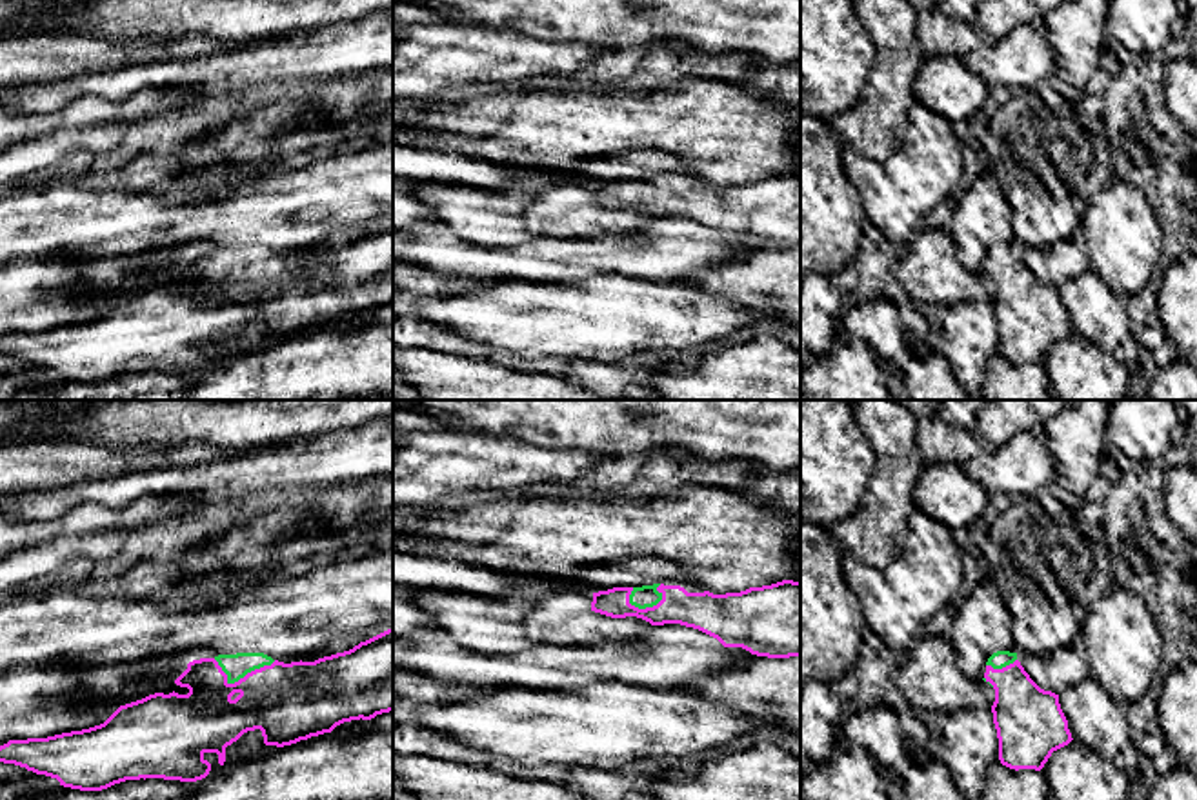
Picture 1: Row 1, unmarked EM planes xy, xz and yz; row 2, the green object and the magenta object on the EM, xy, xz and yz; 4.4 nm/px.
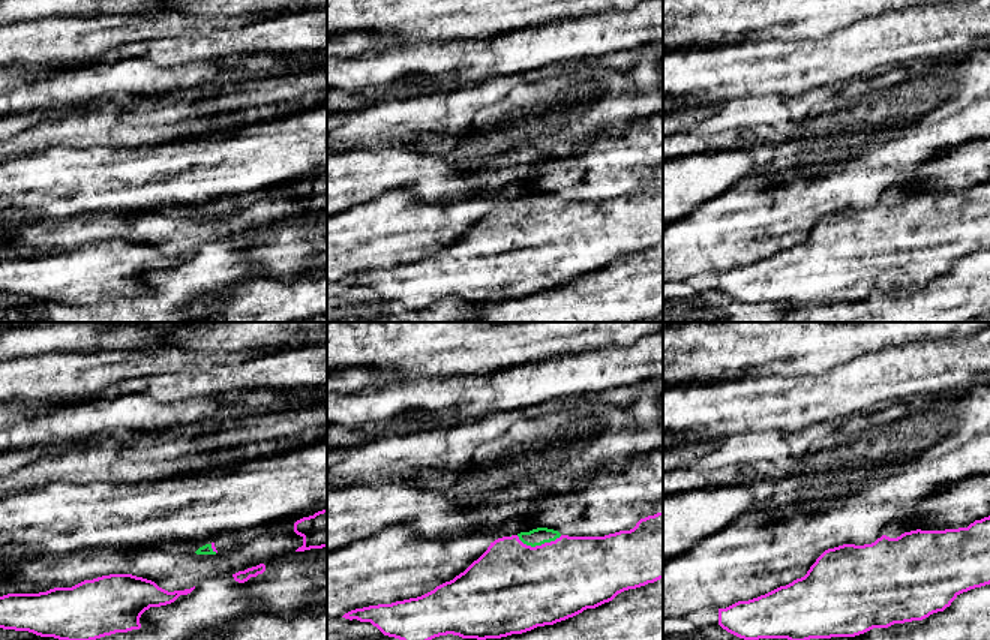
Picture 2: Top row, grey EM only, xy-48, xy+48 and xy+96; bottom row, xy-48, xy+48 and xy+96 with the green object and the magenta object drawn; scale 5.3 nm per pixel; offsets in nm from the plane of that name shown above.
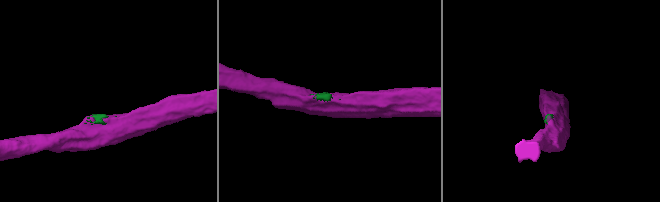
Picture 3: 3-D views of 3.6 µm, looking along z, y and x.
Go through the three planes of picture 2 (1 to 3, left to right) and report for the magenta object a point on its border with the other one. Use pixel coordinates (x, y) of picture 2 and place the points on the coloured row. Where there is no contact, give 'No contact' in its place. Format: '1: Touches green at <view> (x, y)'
1: Touches green at xy-48 (212, 549)
2: Touches green at xy+48 (539, 544)
3: No contact

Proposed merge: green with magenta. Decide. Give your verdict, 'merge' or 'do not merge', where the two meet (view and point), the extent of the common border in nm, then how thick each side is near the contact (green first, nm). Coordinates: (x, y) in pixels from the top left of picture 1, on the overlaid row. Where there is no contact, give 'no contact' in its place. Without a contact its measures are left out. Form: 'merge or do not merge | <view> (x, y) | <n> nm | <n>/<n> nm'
merge | xy (241, 677) | 280 nm | 110/360 nm

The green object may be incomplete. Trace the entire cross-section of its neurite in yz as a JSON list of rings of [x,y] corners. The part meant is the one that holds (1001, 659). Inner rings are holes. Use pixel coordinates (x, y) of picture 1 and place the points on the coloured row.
[[[993,653],[982,680],[995,689],[991,713],[1002,765],[1041,771],[1053,751],[1073,740],[1059,695],[1041,689],[1017,653]]]

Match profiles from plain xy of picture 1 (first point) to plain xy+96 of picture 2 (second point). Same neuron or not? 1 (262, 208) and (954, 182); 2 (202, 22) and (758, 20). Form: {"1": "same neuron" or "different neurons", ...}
{"1": "same neuron", "2": "same neuron"}

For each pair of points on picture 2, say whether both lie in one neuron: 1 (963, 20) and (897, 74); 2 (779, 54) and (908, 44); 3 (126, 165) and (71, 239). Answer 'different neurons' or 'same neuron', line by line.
1: different neurons
2: same neuron
3: different neurons

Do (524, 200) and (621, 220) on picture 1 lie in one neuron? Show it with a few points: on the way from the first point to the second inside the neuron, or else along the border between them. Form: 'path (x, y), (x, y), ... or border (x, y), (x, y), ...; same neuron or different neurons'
path (548, 211), (566, 211), (575, 219), (597, 220); same neuron

